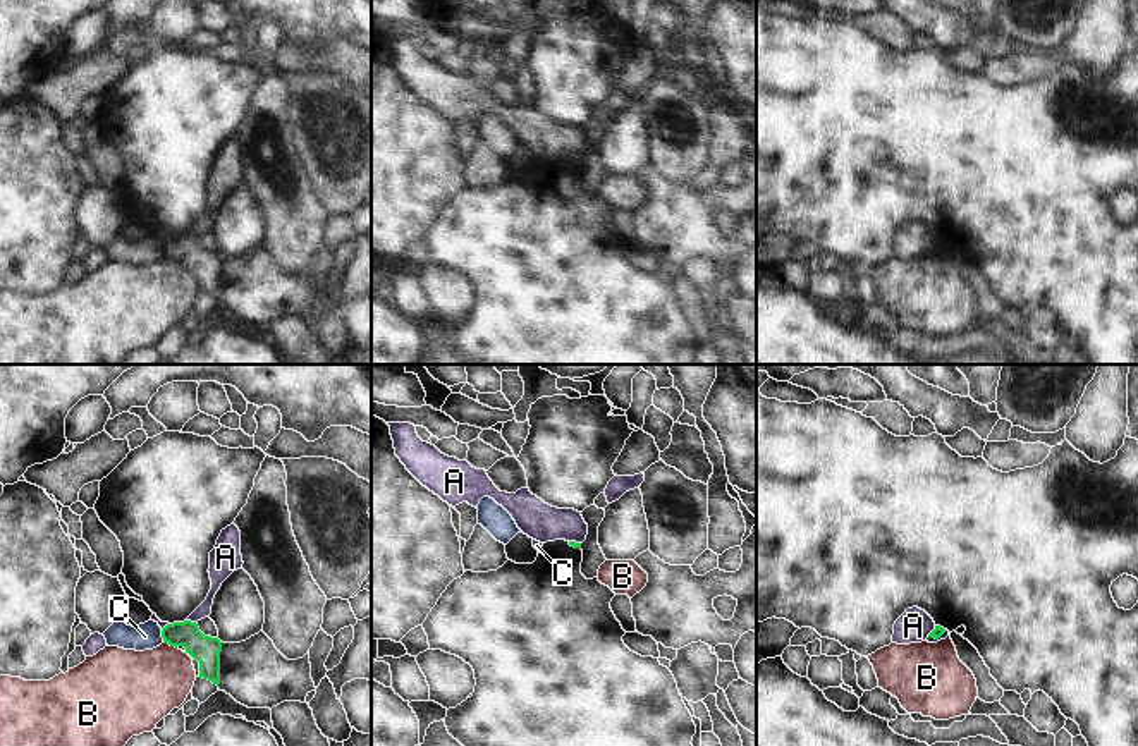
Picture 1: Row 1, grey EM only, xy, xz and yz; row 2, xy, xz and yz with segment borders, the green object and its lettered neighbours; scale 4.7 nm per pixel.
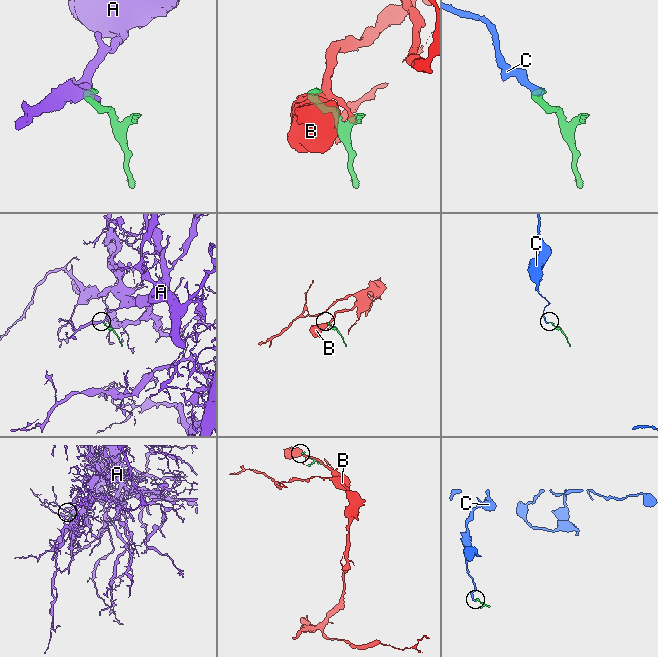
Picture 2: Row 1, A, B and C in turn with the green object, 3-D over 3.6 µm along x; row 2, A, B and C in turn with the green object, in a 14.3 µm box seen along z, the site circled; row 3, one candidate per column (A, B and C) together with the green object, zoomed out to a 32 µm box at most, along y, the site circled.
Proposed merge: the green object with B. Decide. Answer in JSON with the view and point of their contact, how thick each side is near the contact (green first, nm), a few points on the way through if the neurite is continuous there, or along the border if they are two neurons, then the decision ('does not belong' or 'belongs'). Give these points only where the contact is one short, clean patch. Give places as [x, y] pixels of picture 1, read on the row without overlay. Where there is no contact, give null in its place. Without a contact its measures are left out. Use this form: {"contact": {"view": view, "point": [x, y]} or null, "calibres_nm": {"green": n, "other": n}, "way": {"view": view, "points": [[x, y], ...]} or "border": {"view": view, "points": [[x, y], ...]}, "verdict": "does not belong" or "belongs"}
{"contact": {"view": "xy", "point": [171, 260]}, "calibres_nm": {"green": 130, "other": 360}, "border": {"view": "xy", "points": [[164, 255], [176, 263]]}, "verdict": "does not belong"}

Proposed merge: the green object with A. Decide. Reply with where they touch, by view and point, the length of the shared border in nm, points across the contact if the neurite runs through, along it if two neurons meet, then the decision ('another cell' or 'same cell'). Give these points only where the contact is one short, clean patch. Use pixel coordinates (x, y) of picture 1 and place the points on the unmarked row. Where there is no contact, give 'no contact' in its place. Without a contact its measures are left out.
xy (189, 236) | 50 nm | along xy (186, 234), (195, 238) | another cell

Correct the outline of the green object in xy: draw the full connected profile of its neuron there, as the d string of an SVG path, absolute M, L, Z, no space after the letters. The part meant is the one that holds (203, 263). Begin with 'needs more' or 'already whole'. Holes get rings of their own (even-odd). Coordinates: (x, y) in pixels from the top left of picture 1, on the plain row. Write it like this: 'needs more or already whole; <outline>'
already whole; M191 235L167 239L162 253L170 261L184 261L186 268L199 277L199 292L220 299L222 256L218 253L205 251Z

